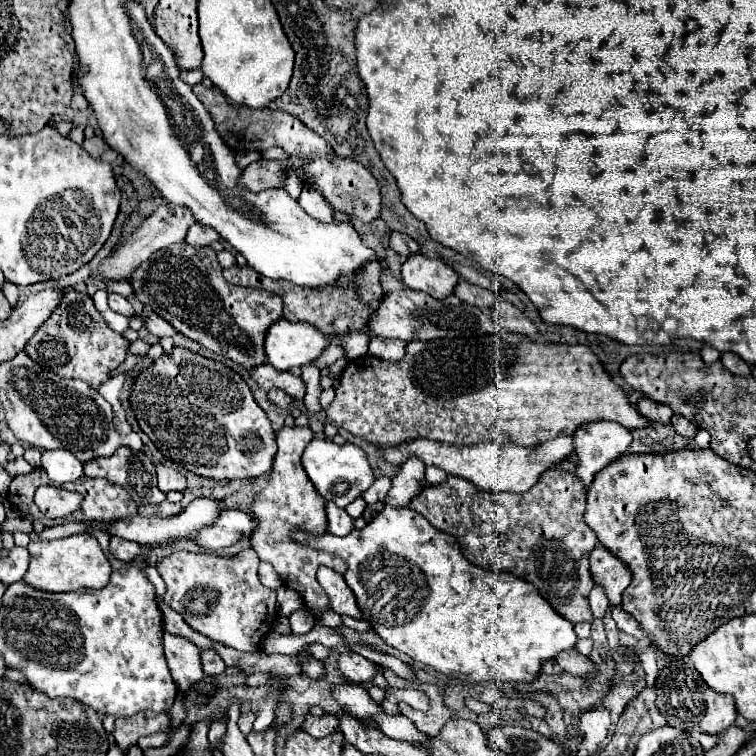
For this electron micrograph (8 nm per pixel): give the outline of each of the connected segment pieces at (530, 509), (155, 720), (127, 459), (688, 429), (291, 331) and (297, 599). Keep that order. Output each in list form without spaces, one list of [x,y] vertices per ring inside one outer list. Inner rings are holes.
[[[547,470],[531,490],[521,494],[477,490],[471,482],[449,476],[439,486],[427,486],[409,508],[425,516],[437,530],[455,536],[473,566],[499,574],[511,572],[531,582],[557,614],[577,624],[593,622],[587,596],[593,588],[589,554],[597,538],[583,520],[585,498],[587,488],[575,474]]]
[[[133,714],[129,718],[117,718],[115,720],[115,730],[113,730],[113,740],[115,744],[123,750],[129,750],[129,746],[137,744],[141,736],[149,736],[155,732],[165,732],[171,730],[171,722],[167,714]]]
[[[121,448],[109,458],[95,458],[85,464],[85,476],[91,478],[101,476],[113,484],[123,486],[139,506],[161,504],[167,498],[157,488],[155,468],[145,452],[137,454],[129,448]],[[129,476],[131,476],[131,484],[129,484]]]
[[[673,416],[673,420],[671,420],[671,424],[673,424],[673,428],[675,428],[675,432],[677,434],[681,434],[681,436],[685,436],[685,438],[695,438],[695,434],[697,434],[697,426],[693,424],[693,422],[689,422],[687,418],[683,418],[683,416]]]
[[[279,320],[267,332],[265,354],[271,366],[285,372],[293,366],[313,362],[329,344],[331,338],[307,322],[293,324],[289,320]]]
[[[281,586],[277,593],[277,608],[281,616],[291,616],[295,610],[302,607],[303,601],[297,592],[291,592],[289,588]]]

